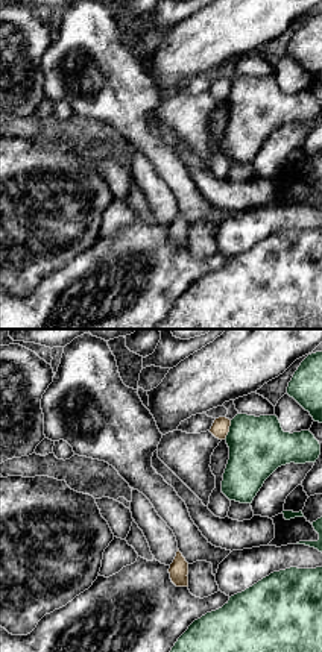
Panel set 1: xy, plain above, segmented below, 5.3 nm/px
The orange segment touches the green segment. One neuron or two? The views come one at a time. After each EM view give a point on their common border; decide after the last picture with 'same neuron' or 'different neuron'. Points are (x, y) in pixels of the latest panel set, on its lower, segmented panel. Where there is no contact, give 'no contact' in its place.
contact (228, 429)

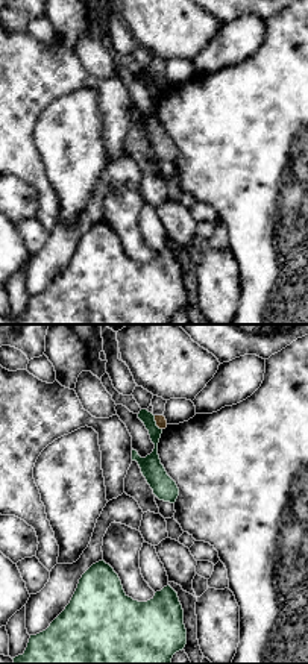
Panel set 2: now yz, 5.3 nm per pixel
contact (157, 423)

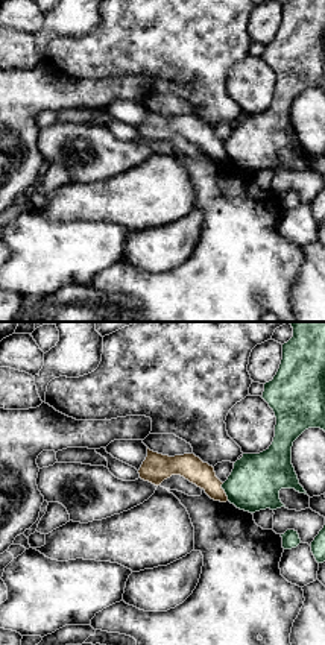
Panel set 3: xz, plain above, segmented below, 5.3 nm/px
contact (224, 492)

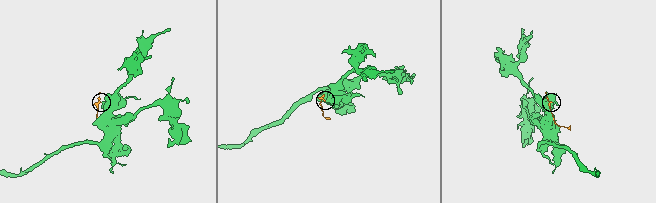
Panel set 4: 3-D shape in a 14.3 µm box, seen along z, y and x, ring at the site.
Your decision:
different neuron

